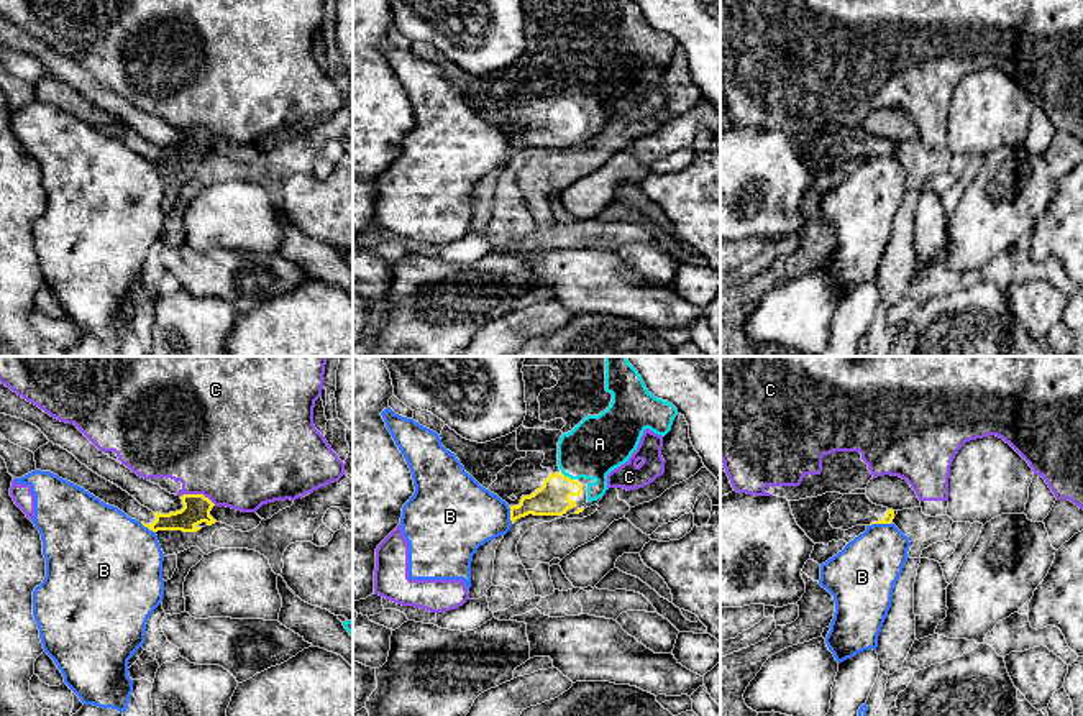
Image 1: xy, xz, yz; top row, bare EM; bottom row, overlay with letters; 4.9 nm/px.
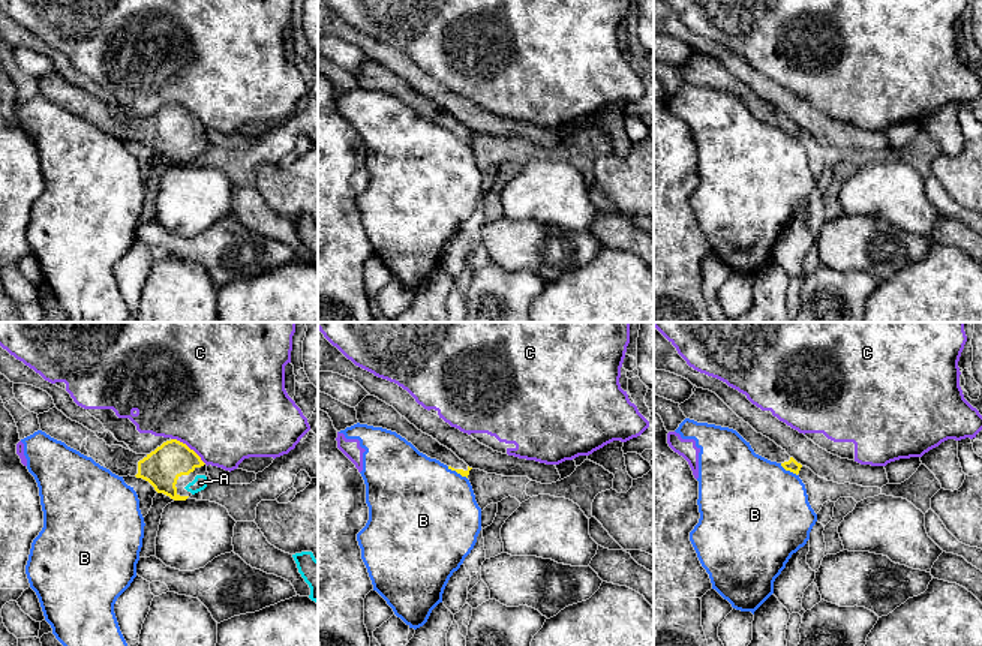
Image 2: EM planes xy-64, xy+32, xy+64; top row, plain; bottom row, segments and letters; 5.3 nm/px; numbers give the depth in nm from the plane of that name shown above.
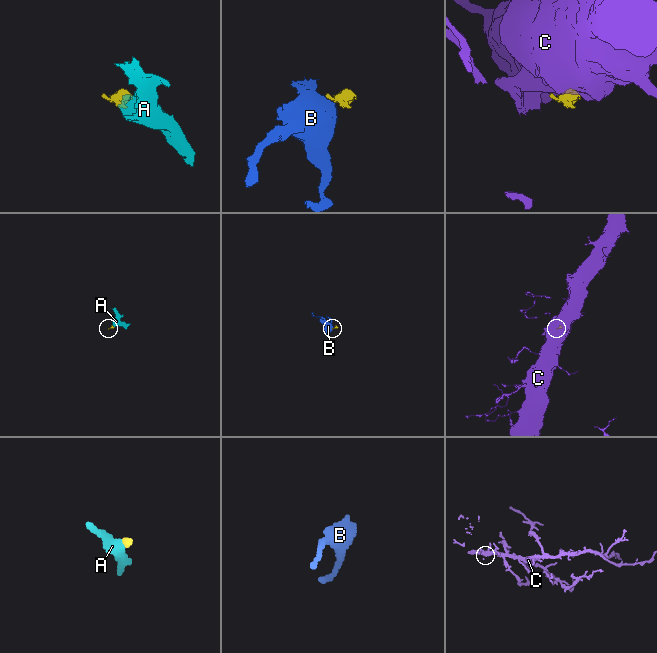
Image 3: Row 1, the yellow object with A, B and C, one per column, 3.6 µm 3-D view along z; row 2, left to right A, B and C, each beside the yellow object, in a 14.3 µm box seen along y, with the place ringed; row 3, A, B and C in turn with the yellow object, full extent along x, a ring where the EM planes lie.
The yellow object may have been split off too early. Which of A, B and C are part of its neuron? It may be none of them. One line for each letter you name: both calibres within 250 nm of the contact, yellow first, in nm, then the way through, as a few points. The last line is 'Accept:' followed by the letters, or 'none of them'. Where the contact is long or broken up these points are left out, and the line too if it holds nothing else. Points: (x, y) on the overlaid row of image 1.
A: calibres 160 and 280 nm; way xz (553, 498), (566, 477), (599, 444)
Accept: A

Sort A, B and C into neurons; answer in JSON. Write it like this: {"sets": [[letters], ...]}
{"sets": [["A"], ["B", "C"]]}

